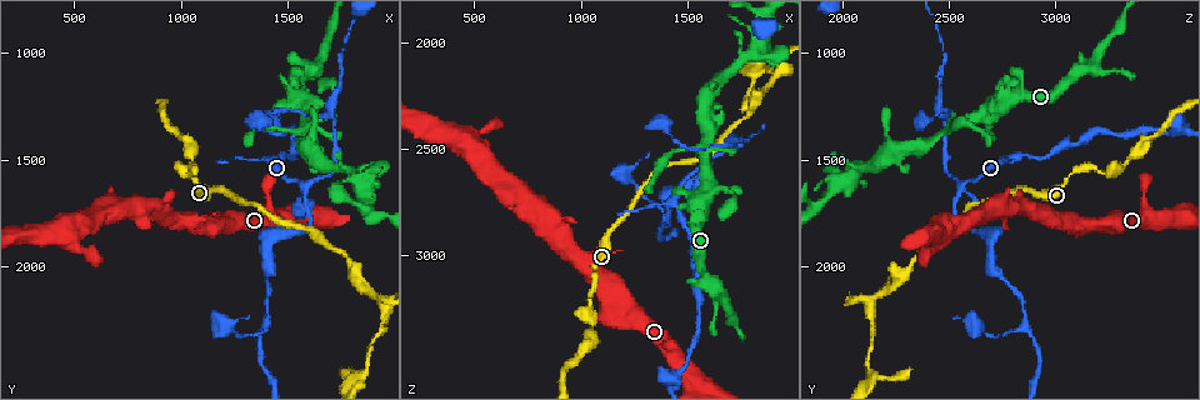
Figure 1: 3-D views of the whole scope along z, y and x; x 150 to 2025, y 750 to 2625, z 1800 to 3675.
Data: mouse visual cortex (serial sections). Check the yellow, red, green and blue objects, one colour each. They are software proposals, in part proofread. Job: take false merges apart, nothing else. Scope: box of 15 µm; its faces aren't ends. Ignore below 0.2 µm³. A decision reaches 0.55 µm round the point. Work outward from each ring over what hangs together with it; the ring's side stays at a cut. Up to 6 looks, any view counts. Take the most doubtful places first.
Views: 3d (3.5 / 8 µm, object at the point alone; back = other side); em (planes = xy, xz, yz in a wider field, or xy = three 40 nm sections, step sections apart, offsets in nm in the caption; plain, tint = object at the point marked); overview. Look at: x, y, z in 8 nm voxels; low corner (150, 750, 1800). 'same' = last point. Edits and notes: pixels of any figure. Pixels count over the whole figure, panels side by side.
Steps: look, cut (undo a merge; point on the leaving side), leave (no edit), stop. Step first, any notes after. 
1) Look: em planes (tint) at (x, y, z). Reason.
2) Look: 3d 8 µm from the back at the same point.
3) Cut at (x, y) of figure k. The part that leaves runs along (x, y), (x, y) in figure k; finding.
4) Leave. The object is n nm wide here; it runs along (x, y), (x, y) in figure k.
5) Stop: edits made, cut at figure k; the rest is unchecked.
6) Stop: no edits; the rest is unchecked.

Look: em planes (tint) at (1840, 2530, 2130). A fork.

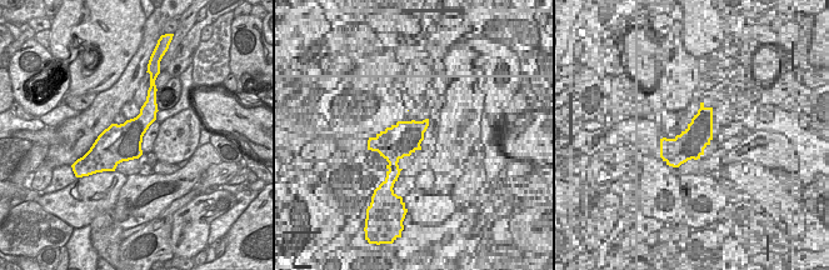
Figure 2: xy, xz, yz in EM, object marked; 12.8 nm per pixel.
Look: 3d 3.5 µm from the back at the same point.

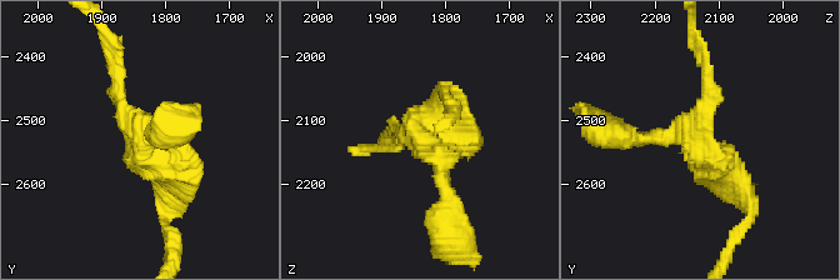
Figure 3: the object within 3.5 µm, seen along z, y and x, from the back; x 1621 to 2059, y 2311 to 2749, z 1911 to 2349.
Leave. All the same cell.

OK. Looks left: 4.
Look: 3d 3.5 µm at (1570, 1620, 2560). Arms part here.

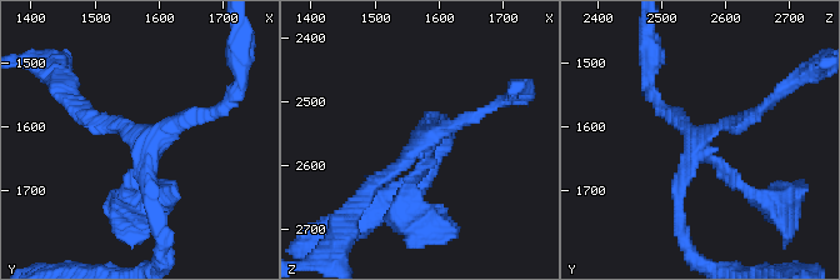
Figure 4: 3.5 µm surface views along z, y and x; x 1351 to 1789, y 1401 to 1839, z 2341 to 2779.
Look: em xy step 2 (tint) at (1570, 1620, 2565). Need the tissue.

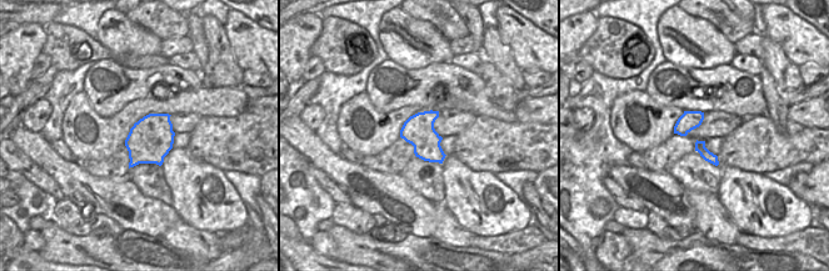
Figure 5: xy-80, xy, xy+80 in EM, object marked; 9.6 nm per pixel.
Look: em planes (tint) at the same point. Another direction.

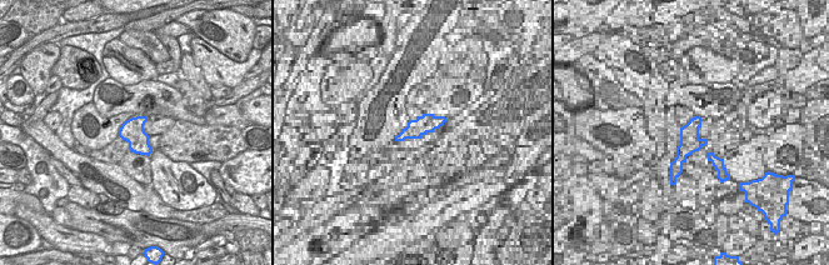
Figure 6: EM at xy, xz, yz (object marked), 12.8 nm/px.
Leave. It runs along (755, 115), (704, 138), (679, 218) in figure 4; all the same cell.

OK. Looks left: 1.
Stop: no edits; the rest is unchecked.

